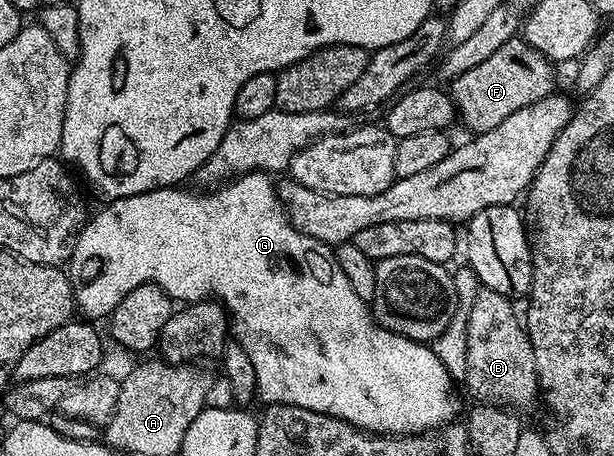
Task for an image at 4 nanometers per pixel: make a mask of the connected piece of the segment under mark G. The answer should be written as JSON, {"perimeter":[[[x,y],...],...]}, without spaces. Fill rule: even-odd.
{"perimeter":[[[247,172],[245,176],[238,176],[235,180],[227,181],[215,190],[183,192],[185,189],[180,186],[155,188],[149,192],[122,196],[108,202],[108,205],[97,216],[95,213],[85,223],[72,251],[72,259],[66,268],[72,282],[72,293],[76,299],[77,309],[81,313],[84,311],[85,317],[111,317],[118,302],[122,302],[122,298],[126,298],[126,294],[134,290],[134,286],[143,284],[156,284],[174,302],[184,304],[196,304],[199,300],[215,298],[226,309],[226,315],[230,321],[230,332],[235,343],[240,344],[242,350],[246,350],[246,355],[254,366],[256,396],[264,399],[265,405],[289,404],[306,410],[314,410],[318,414],[345,420],[347,424],[352,424],[355,428],[378,436],[417,436],[420,432],[431,432],[443,428],[455,417],[452,415],[456,412],[456,396],[452,393],[453,376],[427,343],[399,336],[378,323],[376,317],[372,315],[371,307],[365,300],[358,298],[350,282],[346,282],[346,274],[342,274],[335,255],[329,254],[329,245],[302,234],[288,221],[288,213],[284,211],[284,206],[280,203],[277,185],[275,183],[272,185],[272,180],[273,177],[266,172]]]}

